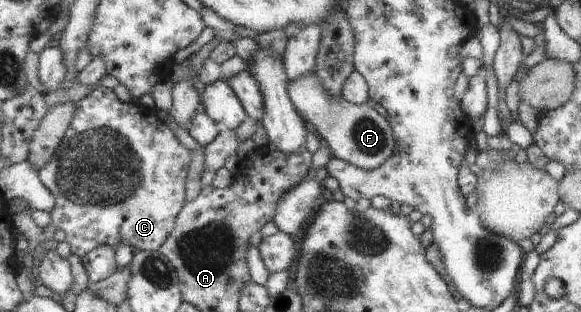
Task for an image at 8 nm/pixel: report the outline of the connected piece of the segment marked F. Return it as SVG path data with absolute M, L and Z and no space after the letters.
M316 72L290 81L288 92L300 118L328 145L332 156L367 170L382 166L392 156L392 125L380 108L367 104L352 104L344 96L330 96L324 90L322 80Z

